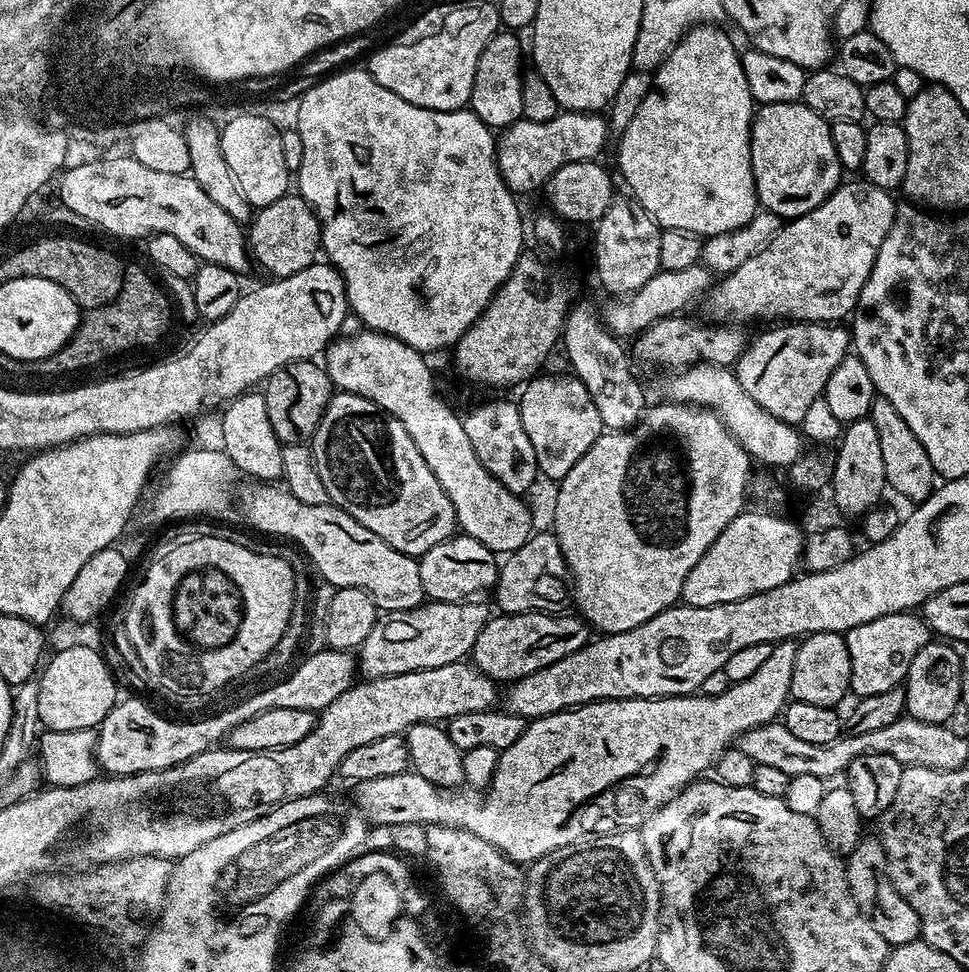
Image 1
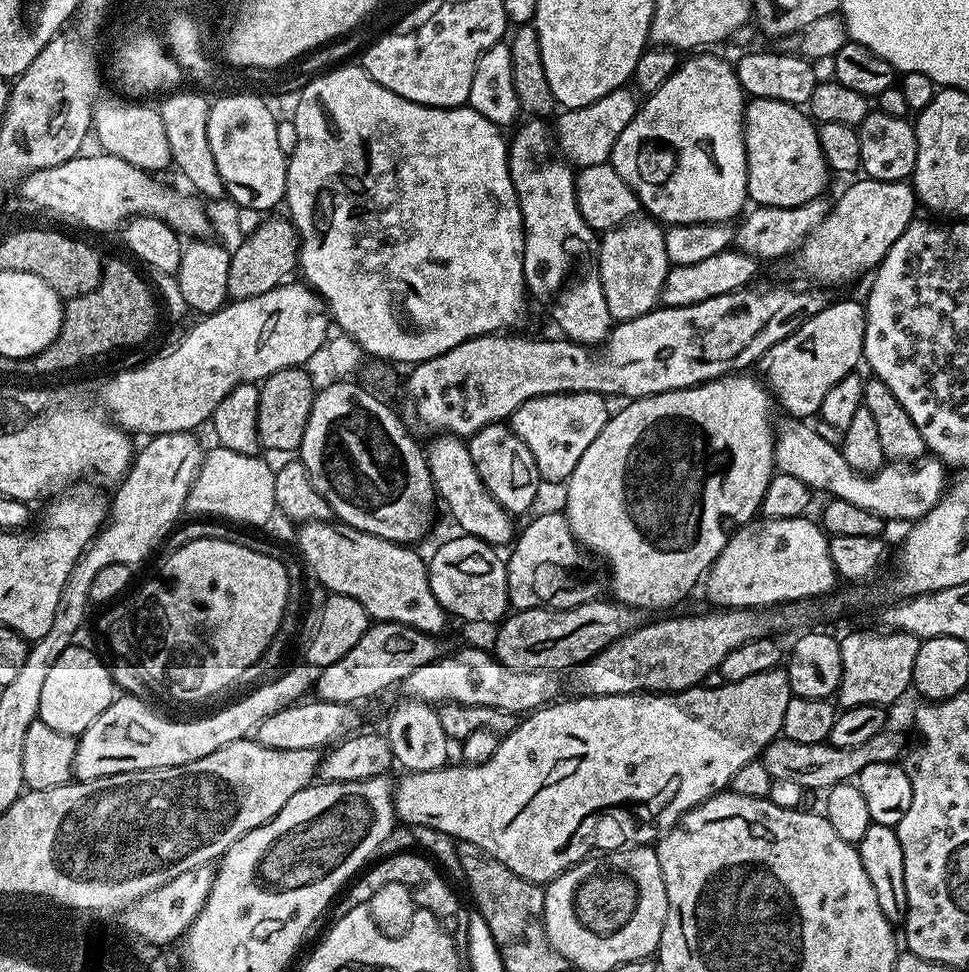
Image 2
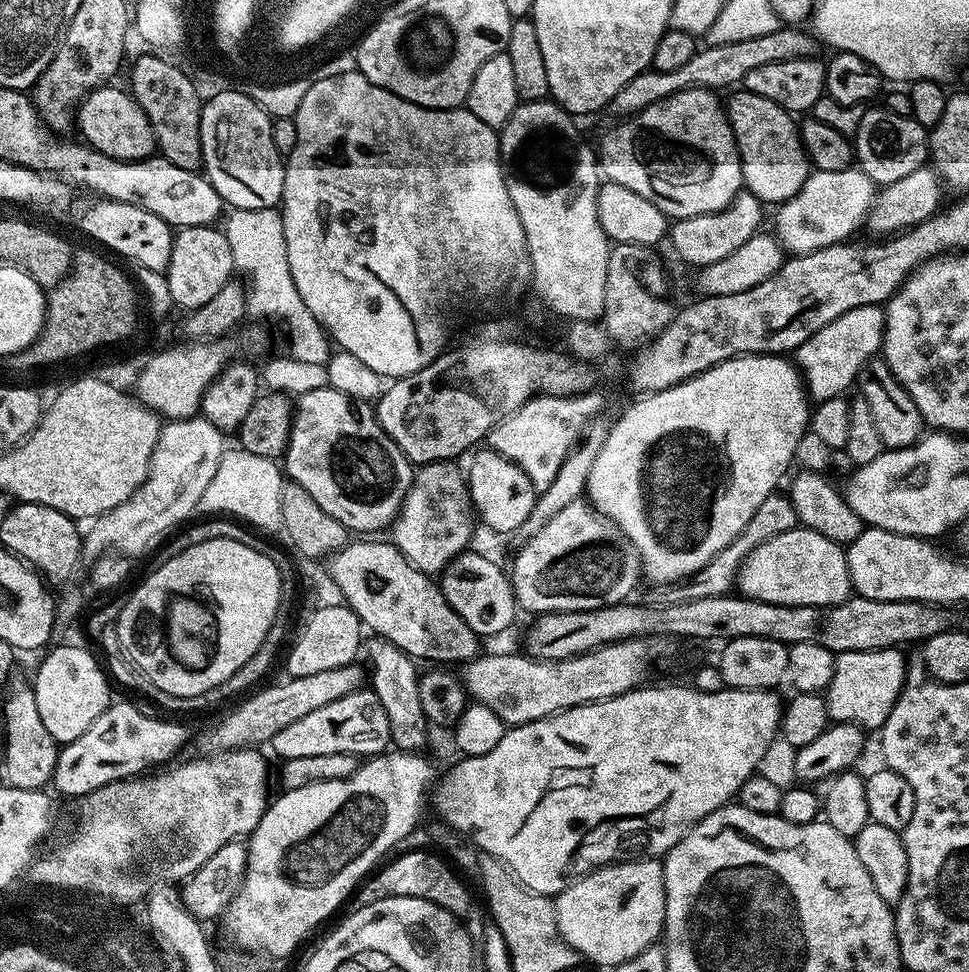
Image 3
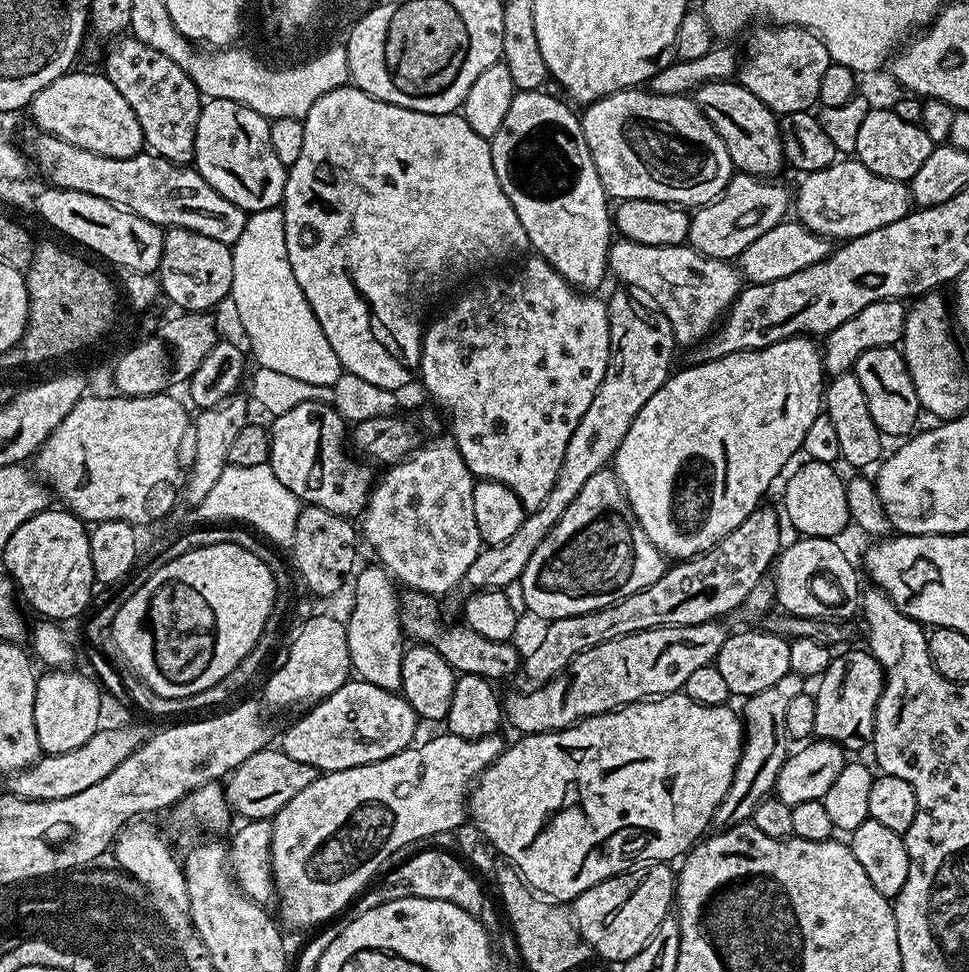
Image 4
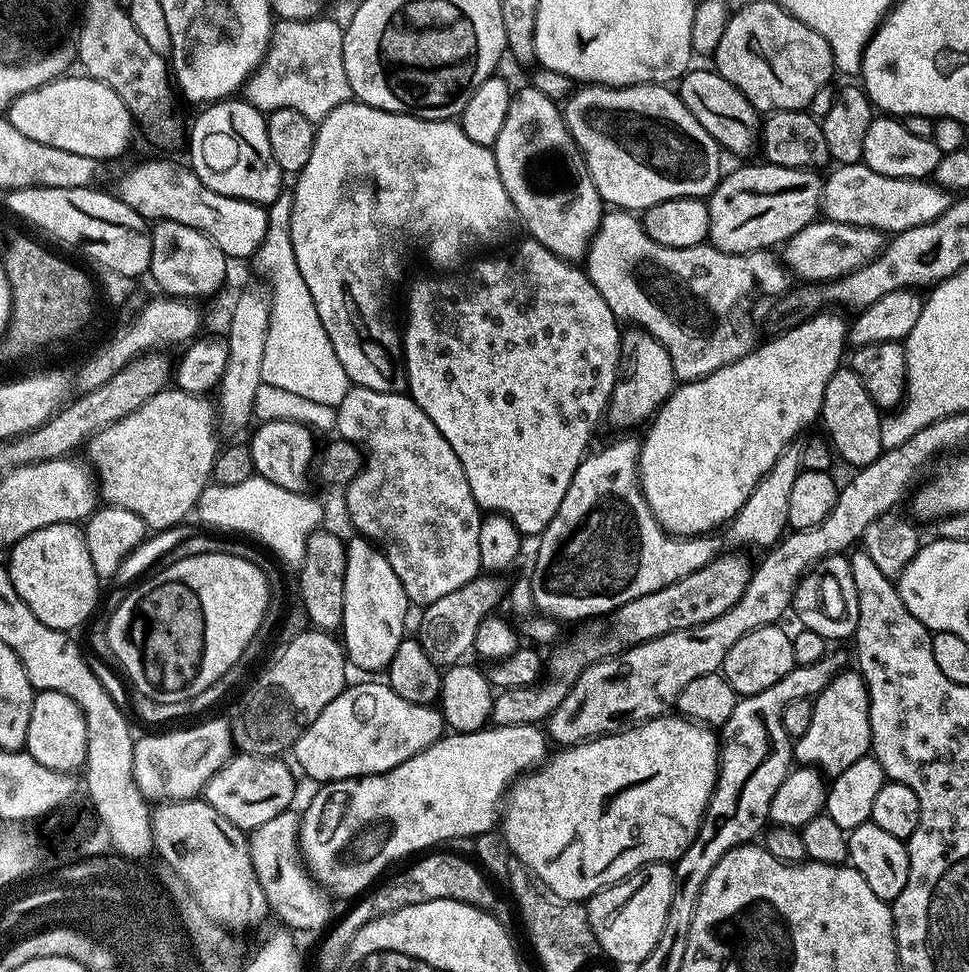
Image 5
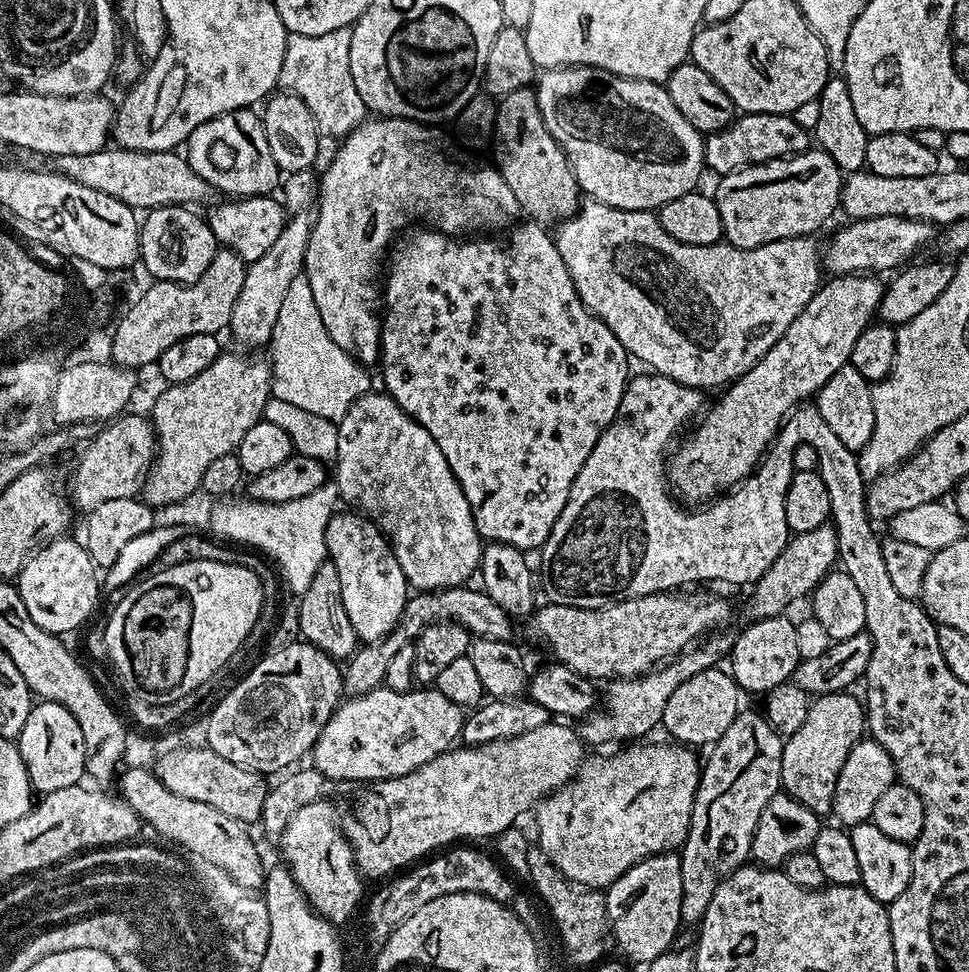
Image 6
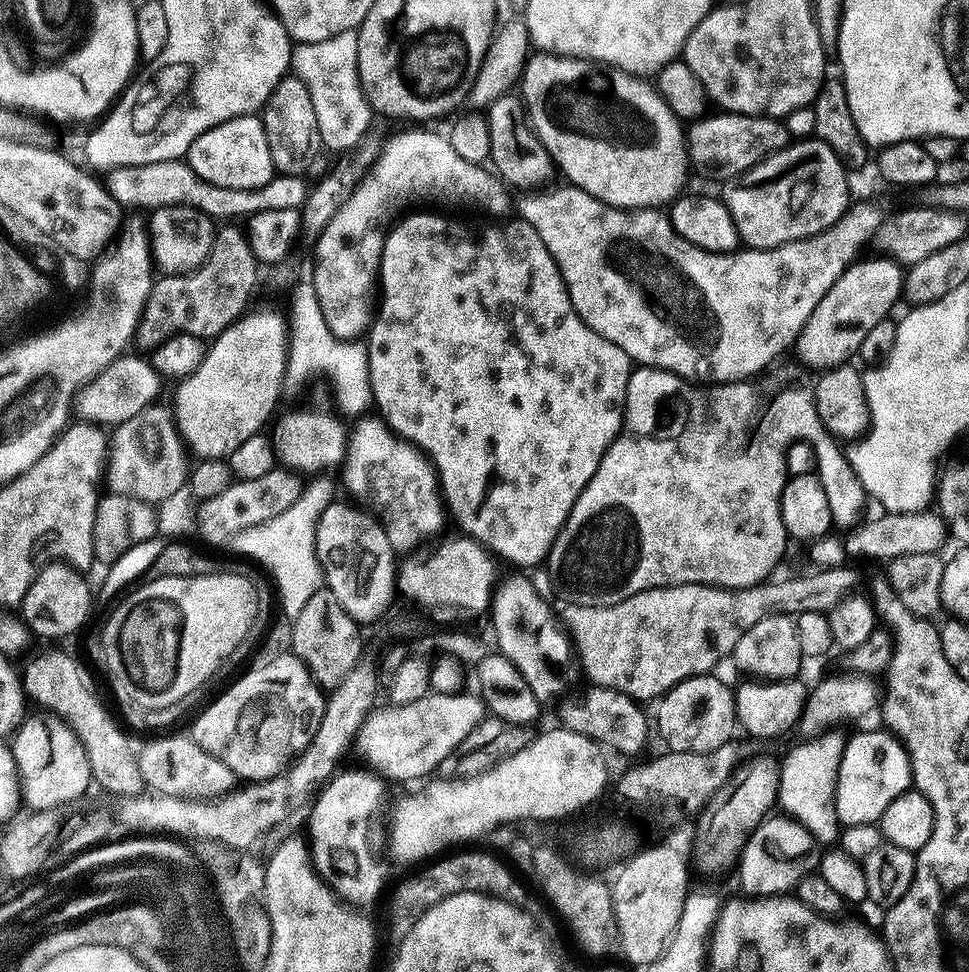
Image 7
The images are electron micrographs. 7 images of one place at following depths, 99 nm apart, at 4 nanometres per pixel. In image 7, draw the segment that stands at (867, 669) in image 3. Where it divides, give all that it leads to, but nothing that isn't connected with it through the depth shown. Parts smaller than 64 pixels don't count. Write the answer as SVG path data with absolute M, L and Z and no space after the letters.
M829 730L805 739L804 744L796 744L778 764L780 771L780 791L778 804L783 815L801 824L812 836L817 845L832 846L838 840L838 821L836 818L836 779L842 762L846 743L845 733Z

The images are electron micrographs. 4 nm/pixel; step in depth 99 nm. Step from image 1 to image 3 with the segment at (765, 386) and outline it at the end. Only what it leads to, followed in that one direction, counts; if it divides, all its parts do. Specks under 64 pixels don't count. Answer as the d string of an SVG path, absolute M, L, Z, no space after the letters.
M871 304L870 306L858 306L858 310L846 310L838 318L816 334L810 334L806 342L796 349L794 353L794 363L800 369L801 376L804 377L804 387L813 401L819 402L826 398L845 395L856 382L856 376L862 370L862 366L870 359L873 359L881 351L884 344L884 309L881 305Z

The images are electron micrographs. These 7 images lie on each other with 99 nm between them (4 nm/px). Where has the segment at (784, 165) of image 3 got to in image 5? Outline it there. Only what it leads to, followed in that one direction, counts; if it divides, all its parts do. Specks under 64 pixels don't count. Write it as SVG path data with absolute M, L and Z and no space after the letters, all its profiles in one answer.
M696 66L680 77L680 101L684 103L686 110L690 110L690 114L694 114L694 118L698 118L702 130L706 130L706 134L710 134L710 138L714 138L714 142L725 153L733 152L736 156L744 156L747 152L755 153L760 139L761 113L757 112L746 94L738 90L738 86L731 84L725 76L711 67L708 68Z

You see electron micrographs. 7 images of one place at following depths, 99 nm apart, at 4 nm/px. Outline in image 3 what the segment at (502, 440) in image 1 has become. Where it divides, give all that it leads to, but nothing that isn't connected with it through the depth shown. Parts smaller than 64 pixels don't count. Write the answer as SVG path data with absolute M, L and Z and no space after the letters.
M476 450L471 453L472 461L466 467L466 483L468 499L471 500L475 515L485 526L500 534L512 534L530 518L530 510L534 510L537 491L526 478L526 474L513 460L491 450Z

